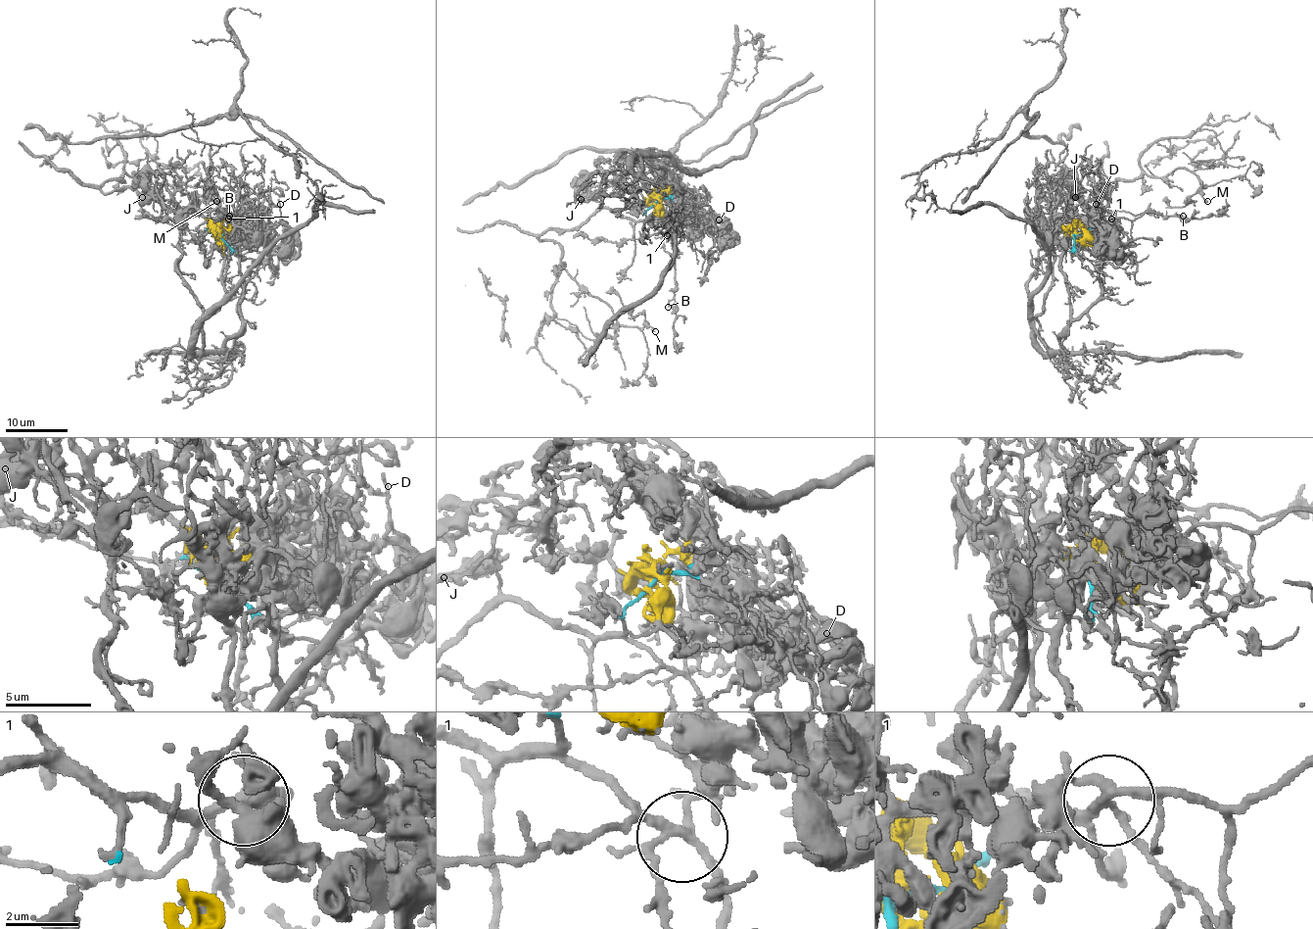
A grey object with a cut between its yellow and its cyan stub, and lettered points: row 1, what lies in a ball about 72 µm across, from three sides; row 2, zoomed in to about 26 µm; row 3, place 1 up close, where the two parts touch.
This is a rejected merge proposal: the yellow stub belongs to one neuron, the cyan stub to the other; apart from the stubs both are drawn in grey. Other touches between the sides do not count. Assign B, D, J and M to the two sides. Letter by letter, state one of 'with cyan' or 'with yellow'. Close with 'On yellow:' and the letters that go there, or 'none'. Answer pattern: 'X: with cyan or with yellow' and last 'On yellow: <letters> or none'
B: with cyan
D: with yellow
J: with yellow
M: with cyan
On yellow: D, J

